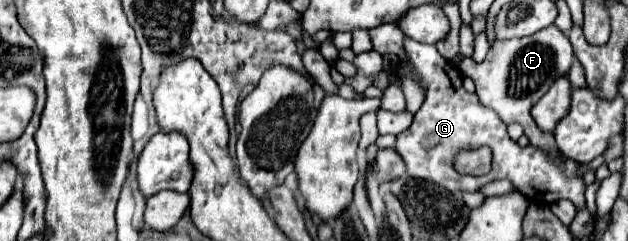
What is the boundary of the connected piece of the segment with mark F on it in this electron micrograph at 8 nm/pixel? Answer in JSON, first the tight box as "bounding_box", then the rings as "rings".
{"bounding_box":[459,24,573,168],"rings":[[[551,24],[545,30],[539,30],[531,36],[497,42],[491,46],[487,58],[481,64],[477,64],[471,58],[465,58],[459,64],[459,68],[465,76],[469,76],[475,82],[477,96],[483,106],[495,110],[505,124],[511,124],[511,122],[521,124],[529,142],[539,150],[543,150],[555,166],[563,168],[565,158],[557,152],[553,134],[539,132],[539,128],[535,126],[535,120],[531,118],[531,106],[551,88],[551,84],[559,76],[569,72],[571,58],[573,58],[573,48],[569,38],[557,26]]]}

